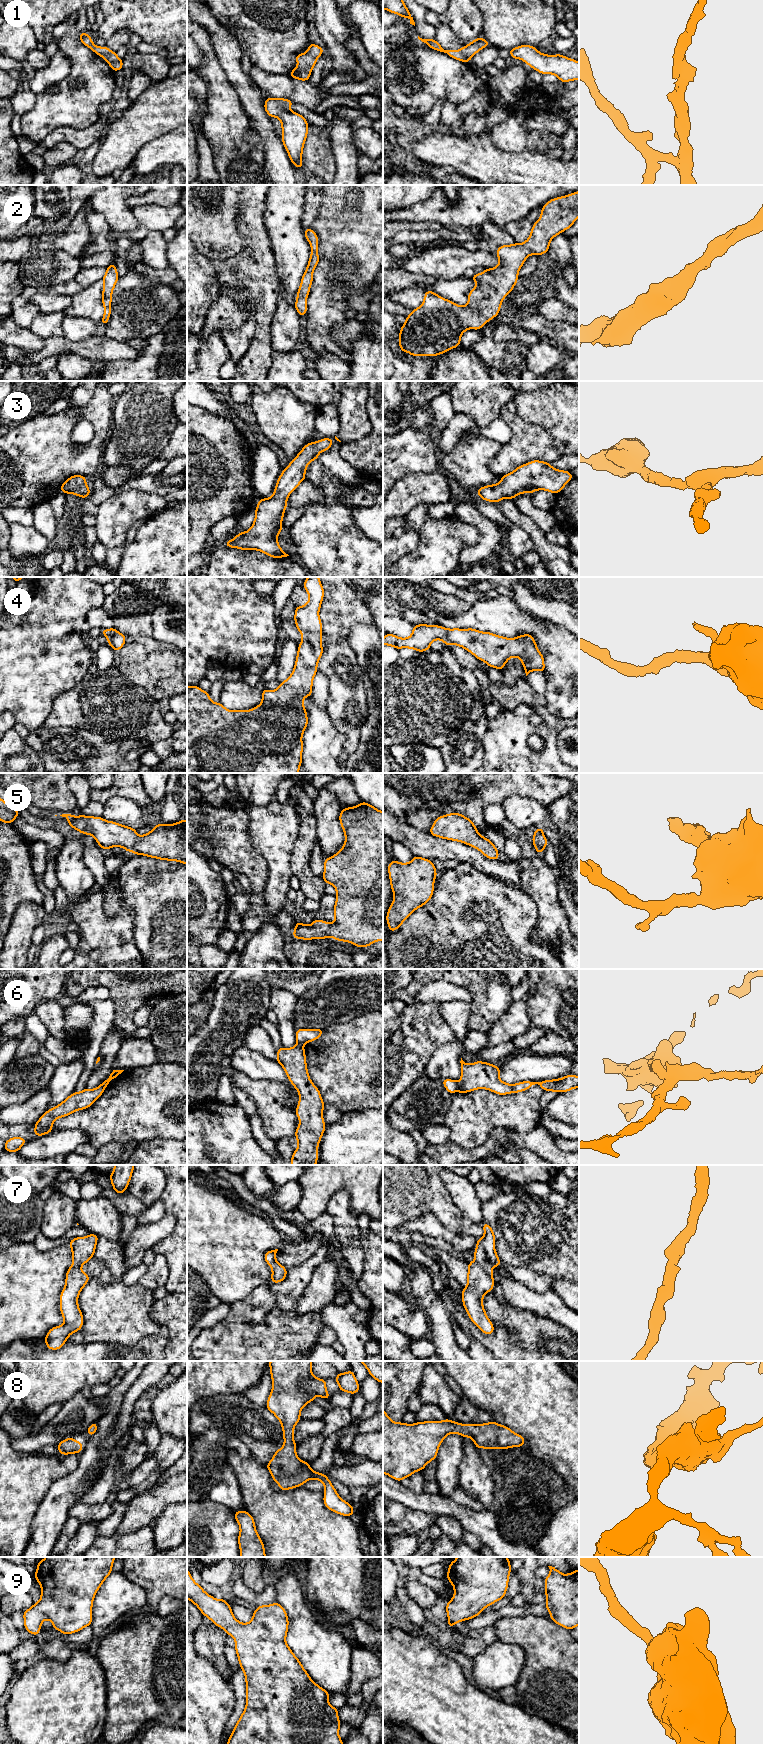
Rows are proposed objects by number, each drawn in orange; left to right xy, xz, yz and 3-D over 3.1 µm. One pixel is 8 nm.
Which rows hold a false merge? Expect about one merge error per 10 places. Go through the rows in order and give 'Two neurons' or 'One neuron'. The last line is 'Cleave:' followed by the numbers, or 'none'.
1: One neuron
2: One neuron
3: One neuron
4: One neuron
5: One neuron
6: Two neurons
7: One neuron
8: One neuron
9: One neuron
Cleave: 6

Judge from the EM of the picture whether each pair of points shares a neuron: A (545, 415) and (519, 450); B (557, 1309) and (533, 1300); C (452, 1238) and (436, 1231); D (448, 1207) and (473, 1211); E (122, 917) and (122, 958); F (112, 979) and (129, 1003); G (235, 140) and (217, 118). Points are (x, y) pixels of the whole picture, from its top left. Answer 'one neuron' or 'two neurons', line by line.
A: two neurons
B: one neuron
C: one neuron
D: two neurons
E: one neuron
F: one neuron
G: one neuron

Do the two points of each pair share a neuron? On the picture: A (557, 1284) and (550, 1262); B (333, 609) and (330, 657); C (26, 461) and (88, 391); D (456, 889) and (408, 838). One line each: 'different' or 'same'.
A: different
B: different
C: different
D: different

